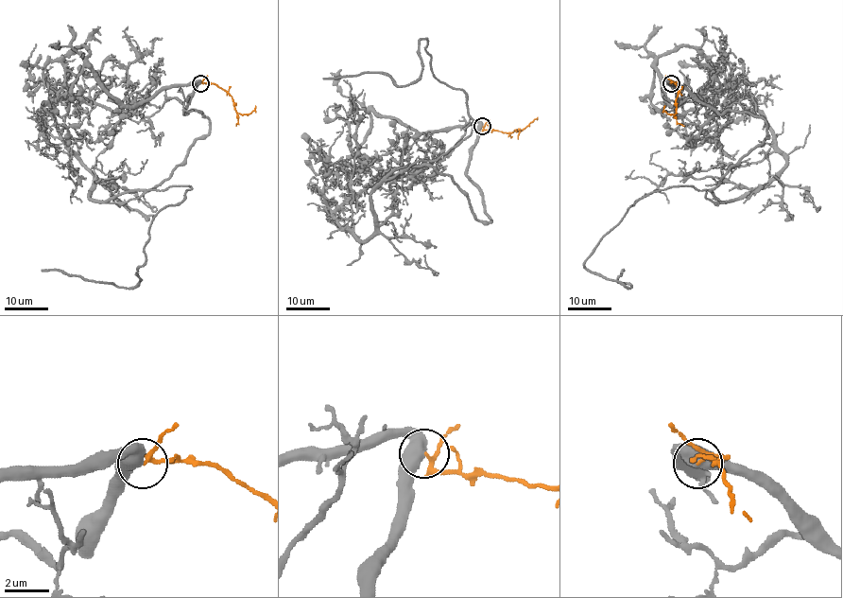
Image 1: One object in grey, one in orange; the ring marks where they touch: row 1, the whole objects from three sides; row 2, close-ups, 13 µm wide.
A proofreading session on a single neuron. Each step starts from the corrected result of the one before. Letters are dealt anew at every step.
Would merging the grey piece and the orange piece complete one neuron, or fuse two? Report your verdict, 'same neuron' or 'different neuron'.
different neuron

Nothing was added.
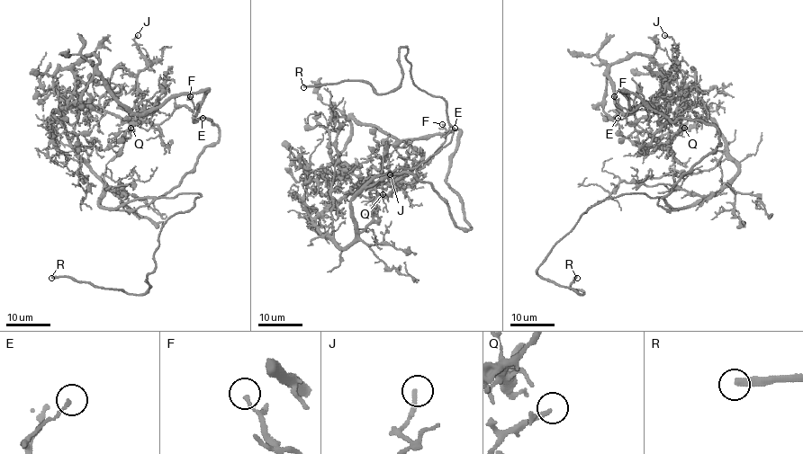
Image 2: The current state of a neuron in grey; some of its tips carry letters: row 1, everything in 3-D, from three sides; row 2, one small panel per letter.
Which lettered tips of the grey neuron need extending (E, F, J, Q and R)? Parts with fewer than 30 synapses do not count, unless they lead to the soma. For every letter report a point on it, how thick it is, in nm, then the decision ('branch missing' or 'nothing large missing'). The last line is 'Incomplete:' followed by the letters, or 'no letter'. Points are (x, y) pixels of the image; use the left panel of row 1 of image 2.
E: (203, 118) | 150 nm | nothing large missing
F: (190, 96) | 170 nm | nothing large missing
J: (138, 35) | 220 nm | nothing large missing
Q: (130, 128) | 140 nm | nothing large missing
R: (51, 278) | 360 nm | branch missing
Incomplete: R

